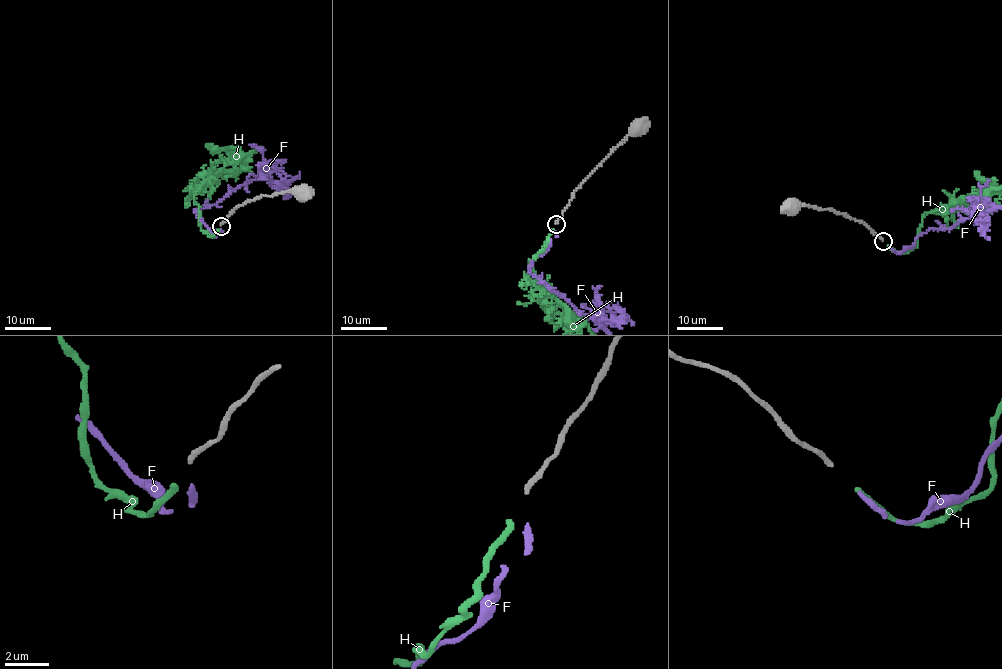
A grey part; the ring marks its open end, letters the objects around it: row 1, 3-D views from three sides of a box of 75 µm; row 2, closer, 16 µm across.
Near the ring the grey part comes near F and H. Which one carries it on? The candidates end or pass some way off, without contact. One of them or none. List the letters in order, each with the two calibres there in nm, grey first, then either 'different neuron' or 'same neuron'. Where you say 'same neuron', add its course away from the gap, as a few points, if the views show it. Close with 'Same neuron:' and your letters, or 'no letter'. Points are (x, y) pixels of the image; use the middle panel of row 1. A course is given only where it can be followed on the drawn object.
F: 240 nm thick on the grey side, 240 nm on the other; same neuron
H: 240 nm thick on the grey side, 240 nm on the other; different neuron
Same neuron: F

